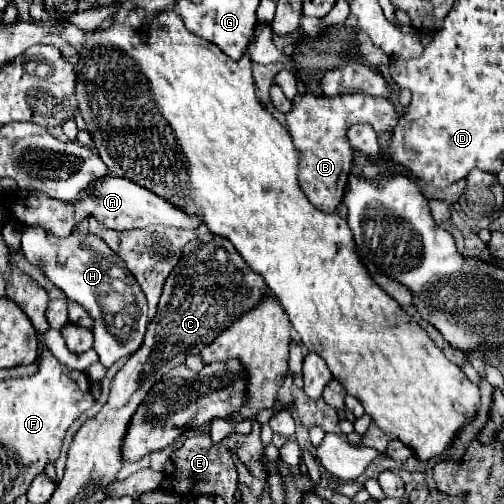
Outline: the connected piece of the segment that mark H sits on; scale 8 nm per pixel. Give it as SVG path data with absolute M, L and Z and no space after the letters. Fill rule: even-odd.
M41 228L23 230L23 254L33 266L41 266L47 278L63 290L63 294L81 304L95 320L93 326L93 350L103 366L113 366L119 358L131 356L143 344L147 330L147 298L125 268L125 262L97 236L73 232L67 238L45 234ZM117 272L127 272L127 284L117 280Z

